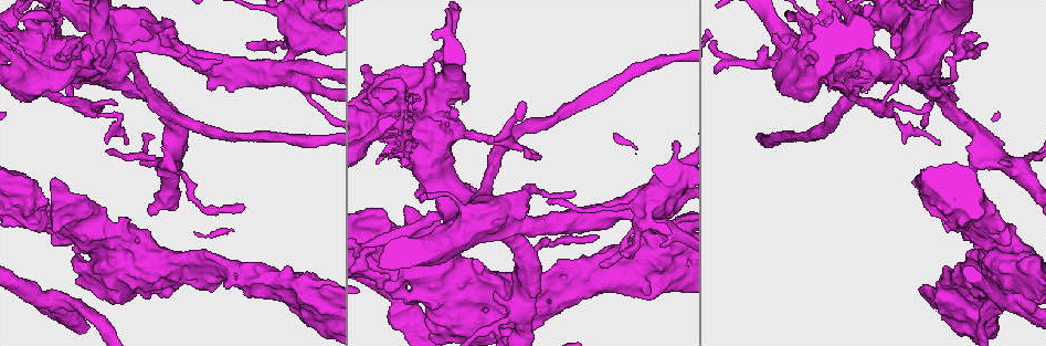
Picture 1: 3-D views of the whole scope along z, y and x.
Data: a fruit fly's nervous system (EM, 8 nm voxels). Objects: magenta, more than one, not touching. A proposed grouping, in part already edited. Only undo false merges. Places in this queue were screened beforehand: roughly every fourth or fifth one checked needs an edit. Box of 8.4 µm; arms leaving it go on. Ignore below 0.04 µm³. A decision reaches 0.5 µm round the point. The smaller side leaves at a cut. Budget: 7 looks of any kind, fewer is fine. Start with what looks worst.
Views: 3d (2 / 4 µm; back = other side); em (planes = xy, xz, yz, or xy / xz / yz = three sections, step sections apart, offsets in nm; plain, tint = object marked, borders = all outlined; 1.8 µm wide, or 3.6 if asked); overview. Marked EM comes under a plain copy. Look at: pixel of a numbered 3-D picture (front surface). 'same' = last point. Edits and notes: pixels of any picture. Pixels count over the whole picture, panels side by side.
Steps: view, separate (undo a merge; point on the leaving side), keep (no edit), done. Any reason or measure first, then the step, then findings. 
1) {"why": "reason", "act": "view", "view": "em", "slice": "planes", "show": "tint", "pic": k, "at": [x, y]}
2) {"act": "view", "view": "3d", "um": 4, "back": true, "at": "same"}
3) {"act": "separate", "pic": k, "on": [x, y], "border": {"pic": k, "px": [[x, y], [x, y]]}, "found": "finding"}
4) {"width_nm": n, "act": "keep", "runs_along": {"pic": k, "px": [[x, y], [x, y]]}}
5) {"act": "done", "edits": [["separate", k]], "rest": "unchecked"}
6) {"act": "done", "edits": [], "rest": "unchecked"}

{"why": "closes a loop", "act": "view", "view": "em", "um": 3.6, "slice": "planes", "show": "tint", "pic": 1, "at": [474, 280]}

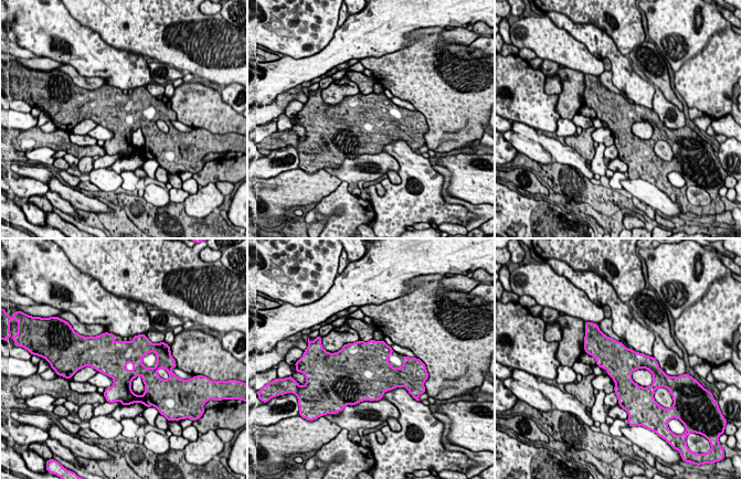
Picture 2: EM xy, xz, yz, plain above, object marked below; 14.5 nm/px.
{"act": "keep", "found": "all the same cell"}

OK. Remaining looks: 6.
{"why": "sharp bend", "act": "view", "view": "em", "um": 3.6, "slice": "planes", "show": "tint", "pic": 1, "at": [643, 264]}

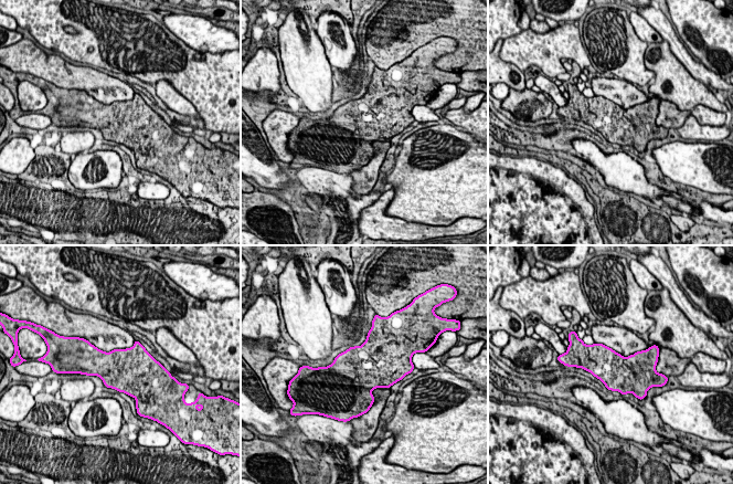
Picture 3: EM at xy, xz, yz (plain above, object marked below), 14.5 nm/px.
{"act": "keep", "found": "continuous, no second cell"}

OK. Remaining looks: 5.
{"why": "sharp bend", "act": "view", "view": "3d", "um": 4, "pic": 1, "at": [802, 75]}

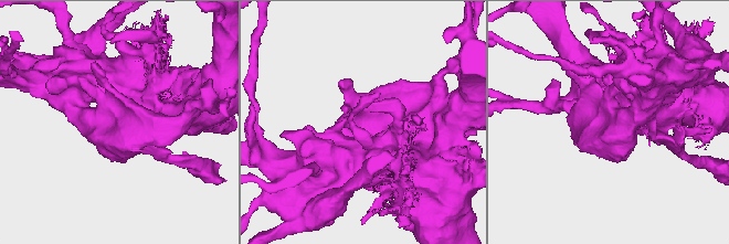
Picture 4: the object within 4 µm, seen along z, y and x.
{"act": "view", "view": "em", "slice": "planes", "show": "tint", "pic": 4, "at": [373, 125]}

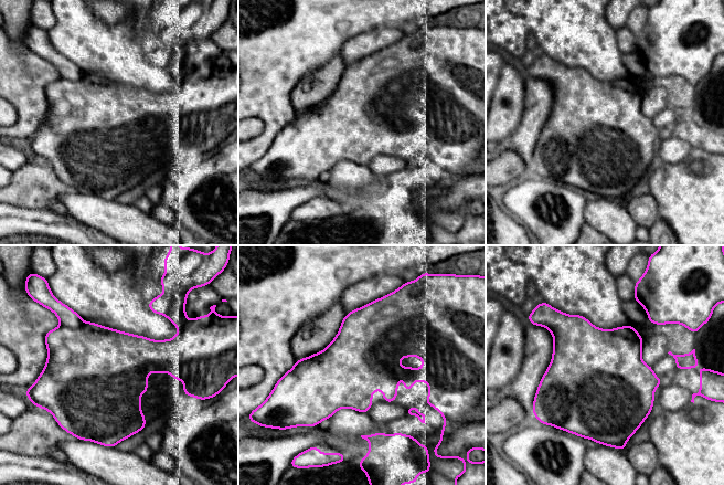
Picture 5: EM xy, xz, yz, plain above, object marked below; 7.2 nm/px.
{"act": "separate", "pic": 5, "on": [81, 360], "border": {"pic": 5, "px": [[83, 322], [75, 327], [61, 325]]}, "found": "two cells meet here"}

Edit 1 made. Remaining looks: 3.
{"act": "done", "edits": [["separate", 5]], "rest": "unchecked"}

